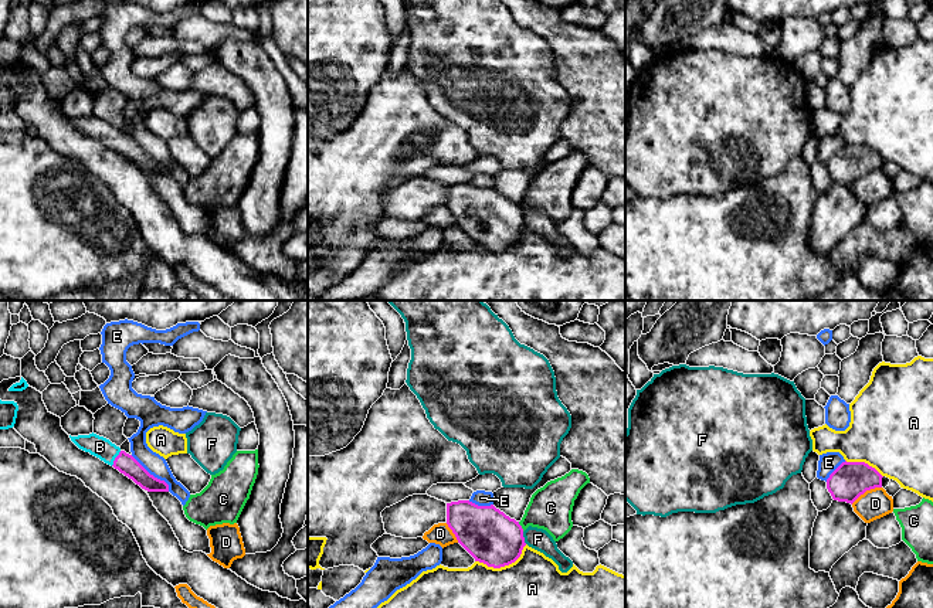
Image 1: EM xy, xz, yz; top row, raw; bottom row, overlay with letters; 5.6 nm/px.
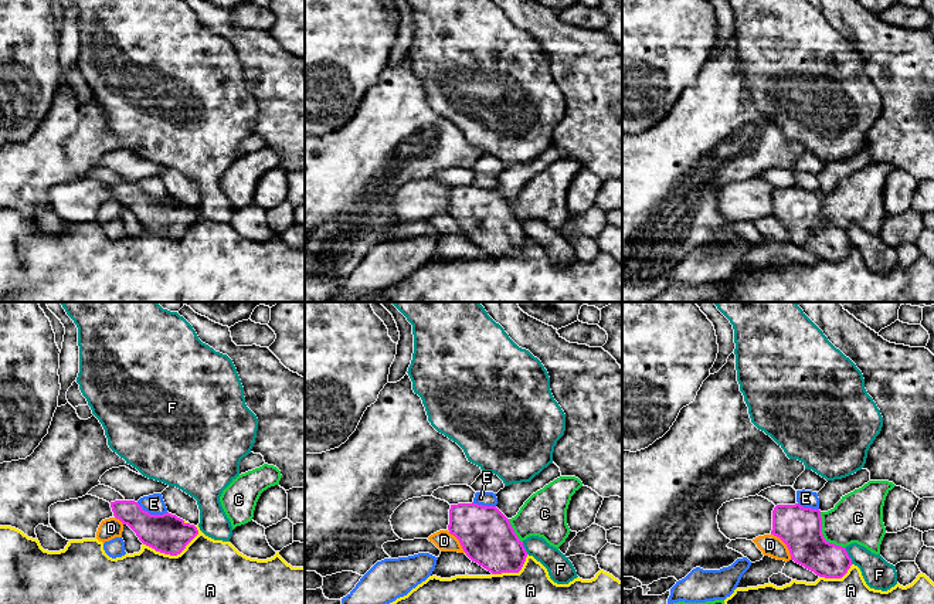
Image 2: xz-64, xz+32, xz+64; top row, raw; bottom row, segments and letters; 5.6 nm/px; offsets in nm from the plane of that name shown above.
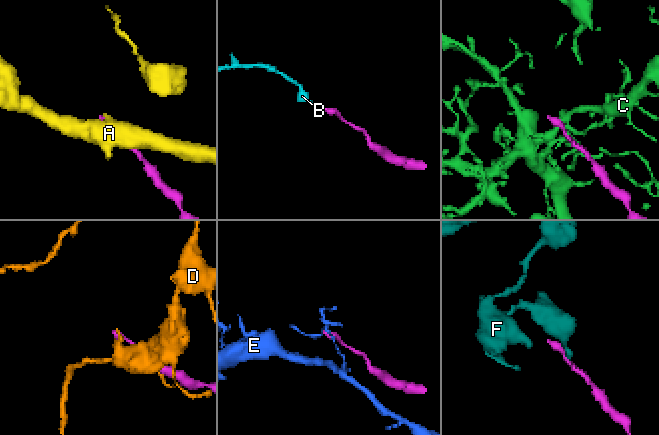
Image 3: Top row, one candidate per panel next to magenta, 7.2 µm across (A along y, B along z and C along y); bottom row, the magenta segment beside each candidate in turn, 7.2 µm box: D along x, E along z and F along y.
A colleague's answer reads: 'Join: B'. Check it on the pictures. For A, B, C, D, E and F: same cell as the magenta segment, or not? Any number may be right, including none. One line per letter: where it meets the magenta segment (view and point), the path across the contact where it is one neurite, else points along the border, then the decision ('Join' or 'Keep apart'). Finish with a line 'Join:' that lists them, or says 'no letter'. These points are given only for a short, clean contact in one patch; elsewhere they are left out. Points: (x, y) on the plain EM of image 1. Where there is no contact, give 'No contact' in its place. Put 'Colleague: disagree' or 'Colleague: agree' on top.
Colleague: agree
A: Touches magenta at xz (502, 248). Keep apart
B: Touches magenta at xy (115, 141). Path across: xy (124, 145), (115, 141), (99, 129). Join
C: Touches magenta at xz (521, 209). Keep apart
D: Touches magenta at yz (865, 173). Keep apart
E: Touches magenta at xy (152, 158). Boundary: xy (131, 138), (151, 156), (162, 162), (169, 173). Keep apart
F: Touches magenta at xz (523, 220). Keep apart
Join: B

